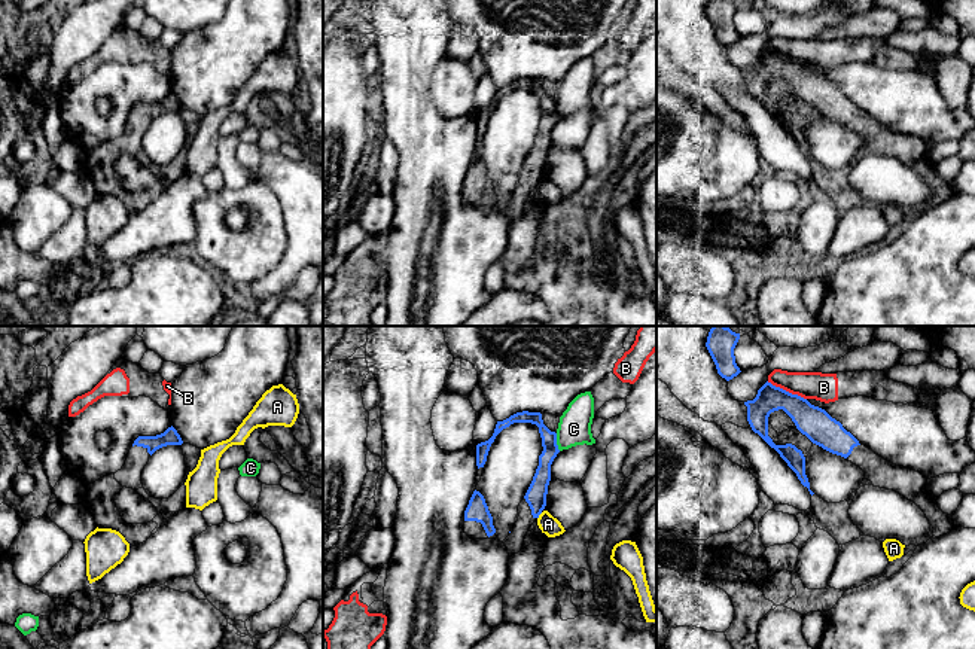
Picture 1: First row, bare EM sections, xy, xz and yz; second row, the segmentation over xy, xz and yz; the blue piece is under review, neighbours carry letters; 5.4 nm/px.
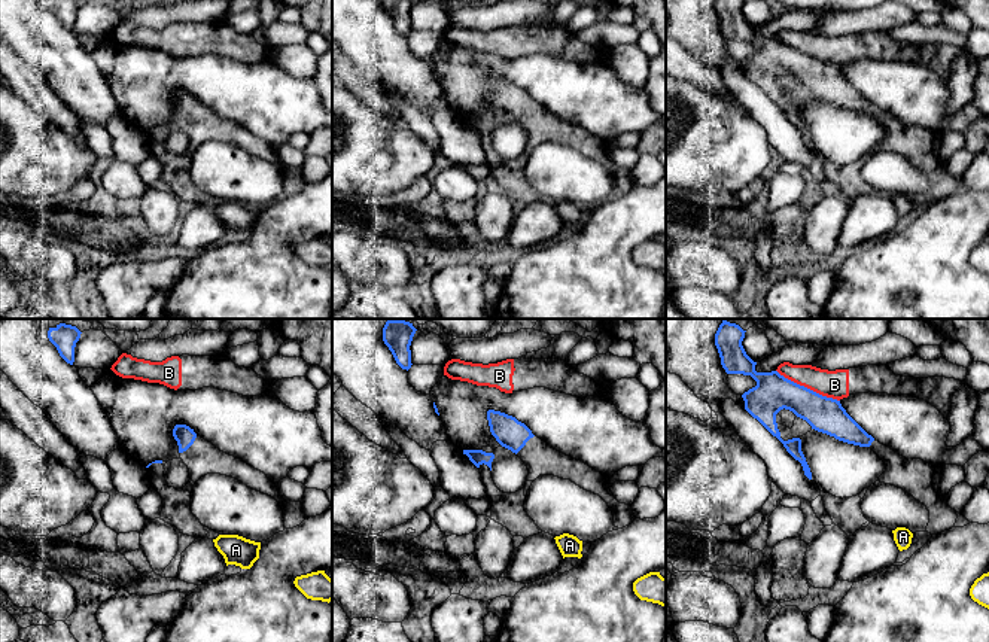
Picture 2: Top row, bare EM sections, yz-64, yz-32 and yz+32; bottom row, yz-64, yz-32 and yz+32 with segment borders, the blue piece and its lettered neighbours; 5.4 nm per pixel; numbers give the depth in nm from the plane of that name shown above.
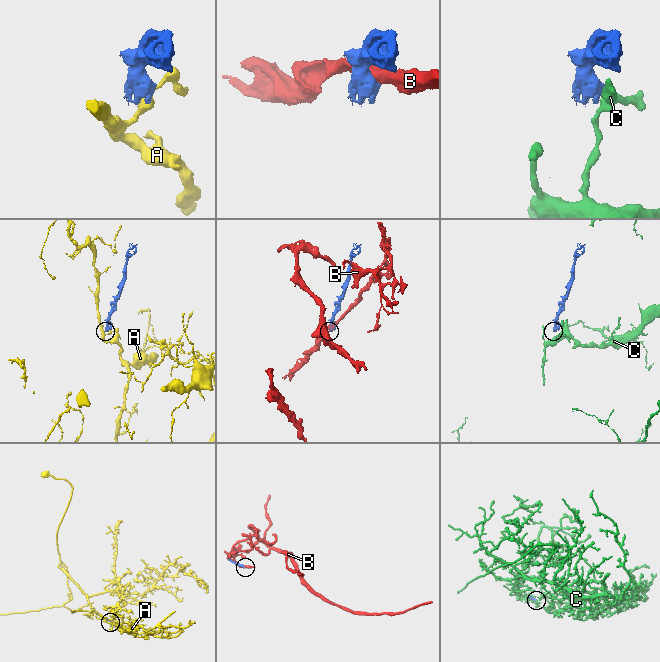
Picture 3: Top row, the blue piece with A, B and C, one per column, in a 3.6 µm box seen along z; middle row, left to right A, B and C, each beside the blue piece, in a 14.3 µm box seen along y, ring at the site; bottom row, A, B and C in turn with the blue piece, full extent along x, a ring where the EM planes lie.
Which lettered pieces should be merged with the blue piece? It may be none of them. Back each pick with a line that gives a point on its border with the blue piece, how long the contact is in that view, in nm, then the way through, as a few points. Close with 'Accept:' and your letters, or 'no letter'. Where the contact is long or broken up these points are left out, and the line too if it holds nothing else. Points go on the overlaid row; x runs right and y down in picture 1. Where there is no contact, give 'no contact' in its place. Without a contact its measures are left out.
Accept: no letter

